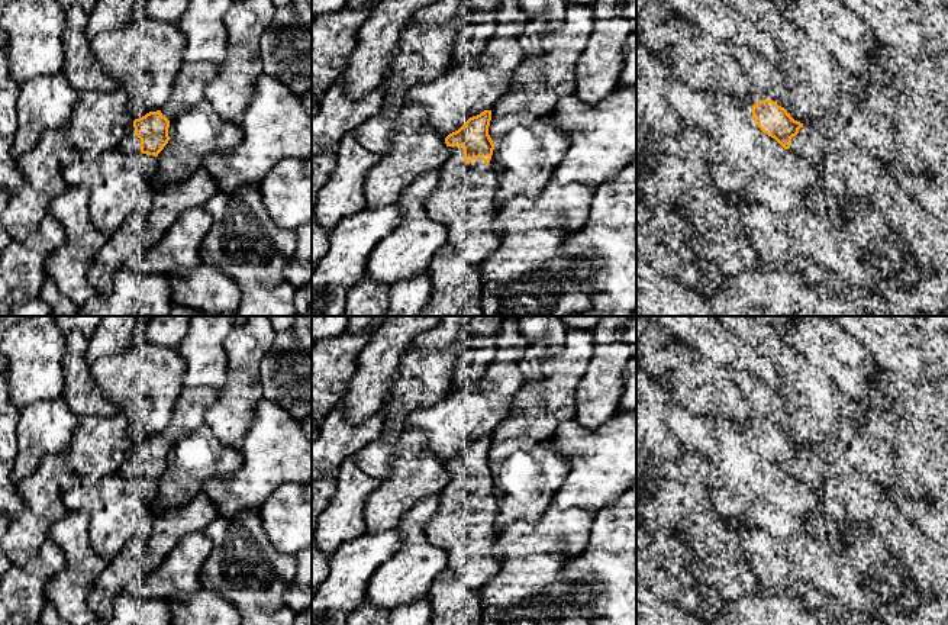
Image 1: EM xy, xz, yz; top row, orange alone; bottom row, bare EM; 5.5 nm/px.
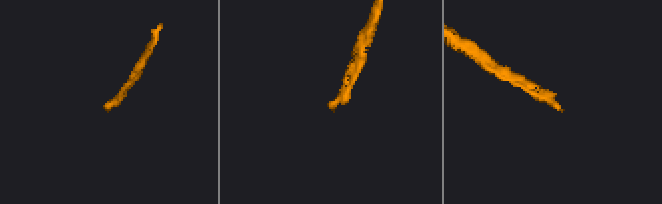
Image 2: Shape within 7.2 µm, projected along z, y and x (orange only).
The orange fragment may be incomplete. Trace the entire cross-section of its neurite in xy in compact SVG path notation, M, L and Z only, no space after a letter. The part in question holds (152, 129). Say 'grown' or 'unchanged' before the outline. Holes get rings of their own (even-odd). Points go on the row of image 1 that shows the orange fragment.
grown; M209 61L184 62L175 77L170 99L159 110L135 119L117 148L125 154L142 152L158 157L170 141L170 122L204 100L206 87L216 74L217 65Z

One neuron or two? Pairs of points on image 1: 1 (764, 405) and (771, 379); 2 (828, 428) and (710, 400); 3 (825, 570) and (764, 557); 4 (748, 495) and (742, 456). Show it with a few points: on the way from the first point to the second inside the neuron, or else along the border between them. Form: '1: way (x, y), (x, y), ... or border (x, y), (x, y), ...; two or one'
1: border (764, 383), (779, 392); two
2: border (779, 392), (790, 418), (790, 437); two
3: way (811, 564), (779, 564); one
4: way (748, 485), (742, 466); one

